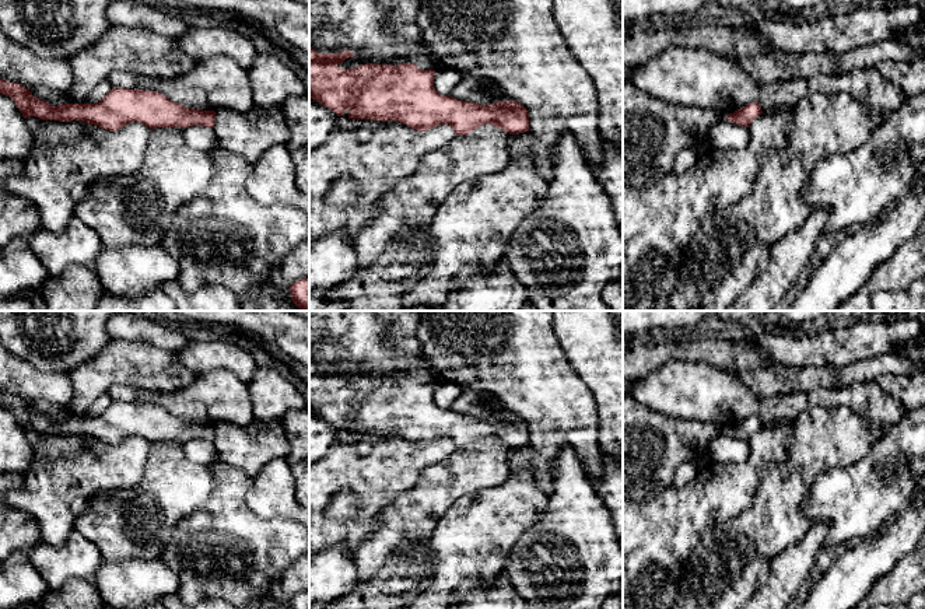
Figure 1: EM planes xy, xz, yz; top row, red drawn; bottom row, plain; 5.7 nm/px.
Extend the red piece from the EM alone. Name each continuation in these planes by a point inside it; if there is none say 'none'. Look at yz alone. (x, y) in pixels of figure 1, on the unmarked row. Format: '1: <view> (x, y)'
none

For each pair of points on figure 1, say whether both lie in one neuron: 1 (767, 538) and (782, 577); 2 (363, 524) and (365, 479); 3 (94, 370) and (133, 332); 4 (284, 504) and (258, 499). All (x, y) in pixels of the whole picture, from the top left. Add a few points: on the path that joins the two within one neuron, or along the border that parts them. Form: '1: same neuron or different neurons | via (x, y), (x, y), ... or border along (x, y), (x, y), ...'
1: different neurons | border along (802, 538), (771, 560), (767, 580), (760, 585)
2: same neuron | via (367, 513), (367, 490)
3: different neurons | border along (112, 339), (146, 342)
4: same neuron | via (277, 500), (265, 499)

